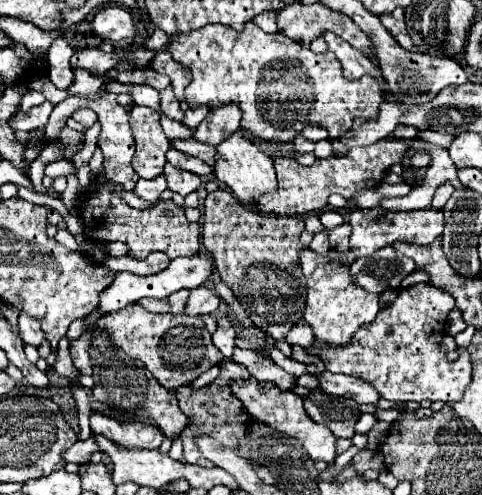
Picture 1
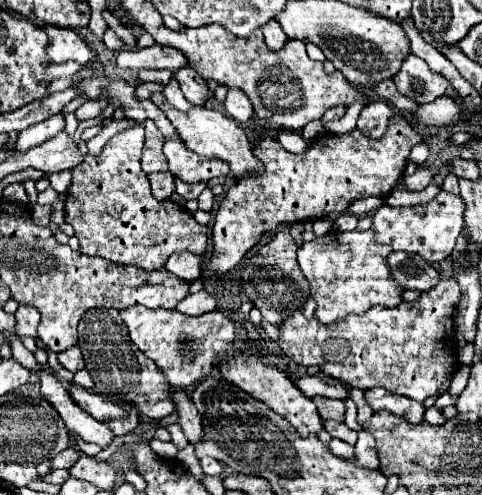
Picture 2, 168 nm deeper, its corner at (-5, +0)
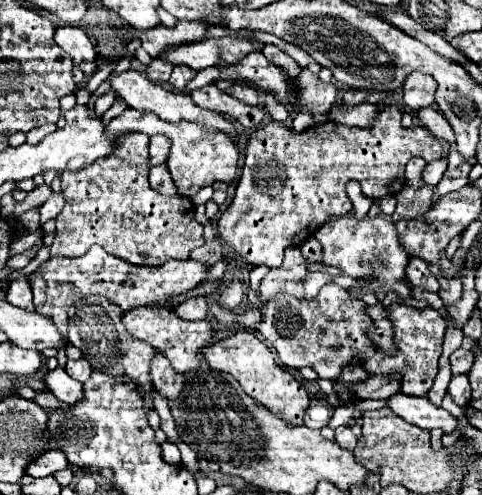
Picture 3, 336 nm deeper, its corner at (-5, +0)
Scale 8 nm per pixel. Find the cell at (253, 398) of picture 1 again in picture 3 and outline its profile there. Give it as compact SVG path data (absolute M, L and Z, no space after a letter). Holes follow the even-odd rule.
M251 332L231 334L211 346L207 346L203 356L205 356L209 368L231 374L253 400L267 404L267 408L273 408L273 412L285 416L285 420L289 420L291 424L303 424L303 414L309 406L307 390L289 372L285 372L283 368L277 366L275 354L255 334L251 334Z

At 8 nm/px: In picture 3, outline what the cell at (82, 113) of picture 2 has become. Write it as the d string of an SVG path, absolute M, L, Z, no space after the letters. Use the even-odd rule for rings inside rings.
M111 88L109 92L105 92L103 96L99 96L97 100L95 100L95 112L101 112L101 114L105 114L109 108L111 108L111 104L115 102L115 98L117 98L117 92Z

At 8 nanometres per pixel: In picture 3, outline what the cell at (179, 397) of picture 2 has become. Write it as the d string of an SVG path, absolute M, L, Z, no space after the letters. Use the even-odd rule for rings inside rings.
M157 352L151 360L151 380L161 396L165 396L167 400L175 400L183 392L185 374L175 372L171 362L161 352Z

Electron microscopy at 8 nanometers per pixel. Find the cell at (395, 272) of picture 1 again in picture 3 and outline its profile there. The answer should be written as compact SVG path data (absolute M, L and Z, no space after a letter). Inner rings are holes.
M411 258L411 262L409 262L405 272L407 272L407 278L409 278L411 286L421 286L423 290L429 290L429 292L439 292L439 282L429 272L429 266L427 266L425 260Z

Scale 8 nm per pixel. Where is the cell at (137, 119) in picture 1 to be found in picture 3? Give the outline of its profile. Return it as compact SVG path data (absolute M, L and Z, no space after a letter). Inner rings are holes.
M155 134L151 136L151 144L149 144L149 156L151 156L151 164L157 166L161 162L167 160L167 154L169 154L169 148L171 148L171 140L163 134Z

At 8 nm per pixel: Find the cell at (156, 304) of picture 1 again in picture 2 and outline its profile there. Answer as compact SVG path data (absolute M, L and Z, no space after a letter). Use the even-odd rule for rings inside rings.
M201 290L201 292L189 294L185 300L181 300L175 310L181 314L187 314L187 316L199 316L209 310L215 310L215 304L217 304L215 298L207 290Z

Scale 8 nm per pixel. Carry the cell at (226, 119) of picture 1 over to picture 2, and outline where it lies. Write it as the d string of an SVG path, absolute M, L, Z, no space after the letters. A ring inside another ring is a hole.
M237 90L227 92L227 98L223 102L223 110L227 112L227 116L231 116L235 122L241 122L241 124L253 116L253 106L251 106L249 98Z

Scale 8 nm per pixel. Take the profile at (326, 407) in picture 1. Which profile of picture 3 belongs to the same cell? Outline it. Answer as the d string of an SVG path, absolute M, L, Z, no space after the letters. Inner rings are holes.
M339 426L339 428L335 430L335 442L337 442L341 448L345 448L345 450L353 450L355 444L357 444L357 438L355 438L355 434L351 432L349 426Z

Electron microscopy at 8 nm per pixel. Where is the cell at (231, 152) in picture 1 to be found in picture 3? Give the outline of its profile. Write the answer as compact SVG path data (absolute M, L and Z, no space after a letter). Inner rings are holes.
M125 70L113 78L109 78L109 84L113 90L119 92L119 96L127 102L129 108L135 108L135 110L143 110L143 112L153 112L157 114L161 120L167 120L167 122L183 122L183 120L189 120L189 122L197 122L197 124L205 124L205 126L211 126L211 128L217 128L221 132L227 132L229 136L237 138L237 132L231 124L231 120L227 120L225 116L217 114L217 112L211 112L211 110L205 110L205 108L199 108L189 94L181 94L181 92L171 92L171 90L165 90L161 84L155 84L153 80L149 80L145 74L137 72L137 70Z

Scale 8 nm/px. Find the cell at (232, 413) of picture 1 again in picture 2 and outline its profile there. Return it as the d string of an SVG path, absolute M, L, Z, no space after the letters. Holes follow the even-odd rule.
M201 458L201 466L203 466L203 472L209 476L219 476L223 472L223 464L213 458Z

